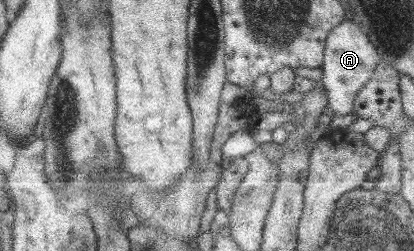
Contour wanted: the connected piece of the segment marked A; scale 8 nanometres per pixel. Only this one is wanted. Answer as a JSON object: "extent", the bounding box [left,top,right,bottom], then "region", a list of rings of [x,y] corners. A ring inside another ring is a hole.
{"extent":[320,19,380,116],"region":[[[349,19],[341,21],[326,36],[324,62],[320,67],[323,71],[321,82],[327,92],[327,106],[334,116],[352,114],[352,102],[356,92],[368,81],[380,61],[376,48],[369,42],[359,23],[354,25]]]}

